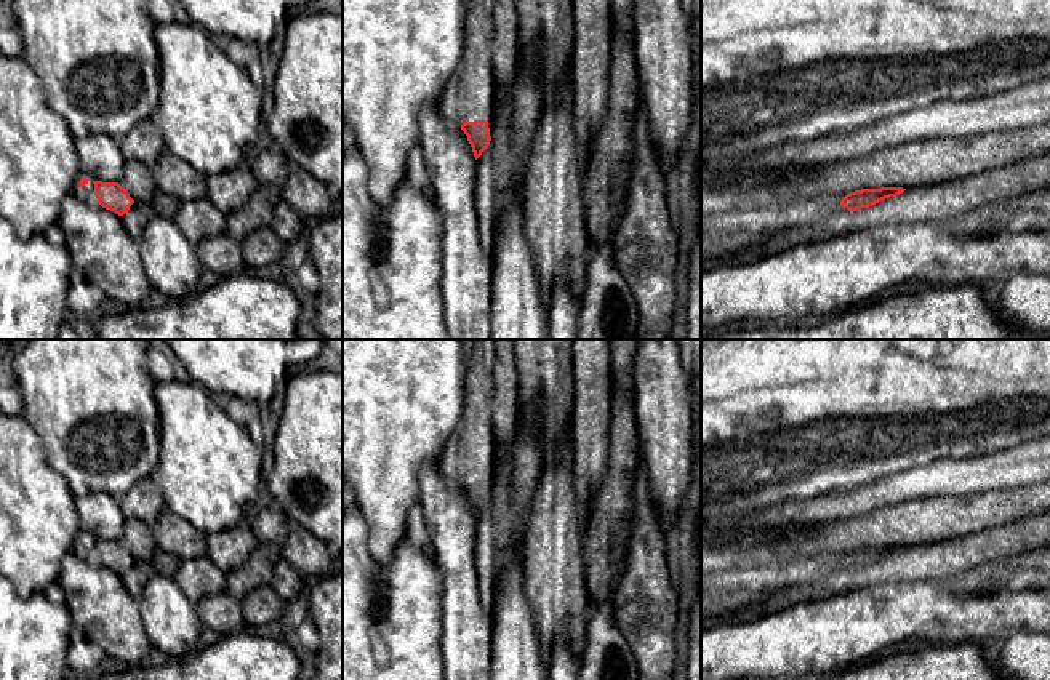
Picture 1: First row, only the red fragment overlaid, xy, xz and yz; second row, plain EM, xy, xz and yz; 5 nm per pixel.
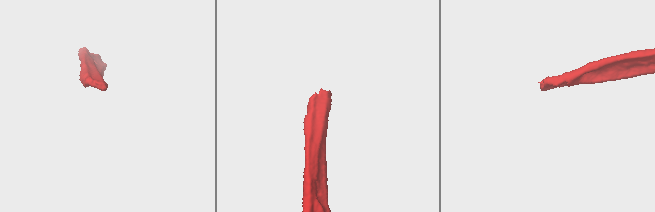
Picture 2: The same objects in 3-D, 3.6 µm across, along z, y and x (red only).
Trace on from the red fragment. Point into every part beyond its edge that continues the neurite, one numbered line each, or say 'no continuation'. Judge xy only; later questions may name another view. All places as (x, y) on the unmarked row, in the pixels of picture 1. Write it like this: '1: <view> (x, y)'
1: xy (87, 551)

